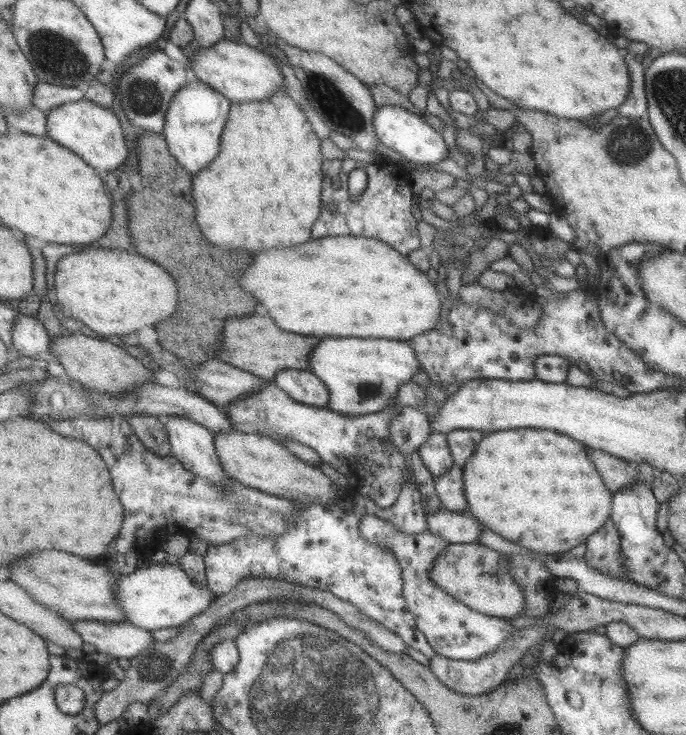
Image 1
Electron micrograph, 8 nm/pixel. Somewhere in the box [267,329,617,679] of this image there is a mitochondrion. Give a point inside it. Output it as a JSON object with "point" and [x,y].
{"point":[368,391]}

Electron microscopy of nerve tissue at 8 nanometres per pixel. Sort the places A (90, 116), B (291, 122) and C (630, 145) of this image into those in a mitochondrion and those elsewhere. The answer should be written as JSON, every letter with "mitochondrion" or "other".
{"A":"other","B":"other","C":"mitochondrion"}

